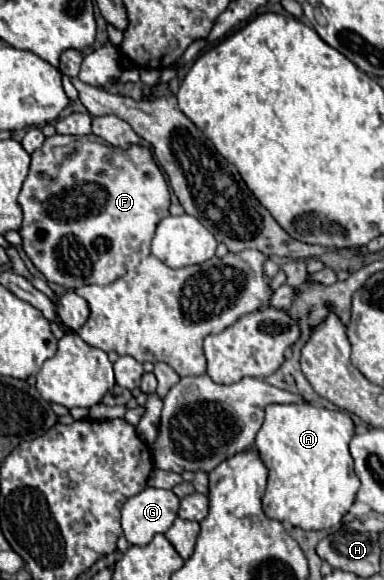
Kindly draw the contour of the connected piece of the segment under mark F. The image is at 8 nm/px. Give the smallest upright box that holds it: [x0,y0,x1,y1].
[18,135,170,291]

